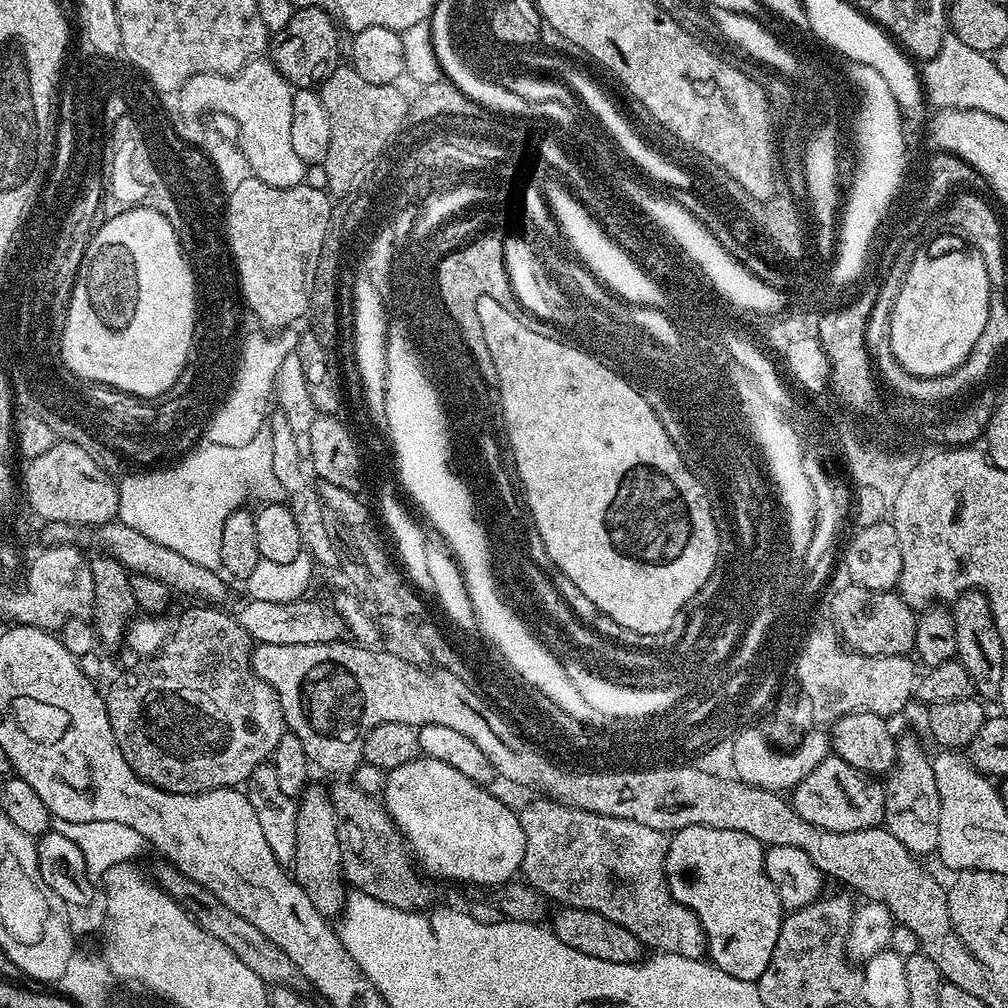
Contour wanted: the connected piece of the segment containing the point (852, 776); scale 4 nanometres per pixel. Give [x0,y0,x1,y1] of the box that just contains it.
[790,754,884,832]

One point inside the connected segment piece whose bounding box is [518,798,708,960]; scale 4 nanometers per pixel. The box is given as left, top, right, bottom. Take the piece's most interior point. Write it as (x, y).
(615, 867)

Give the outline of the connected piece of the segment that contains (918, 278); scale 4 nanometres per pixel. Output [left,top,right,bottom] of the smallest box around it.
[889,250,994,377]

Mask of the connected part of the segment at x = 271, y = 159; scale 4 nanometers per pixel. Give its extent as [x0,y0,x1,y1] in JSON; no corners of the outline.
[183,58,306,188]

